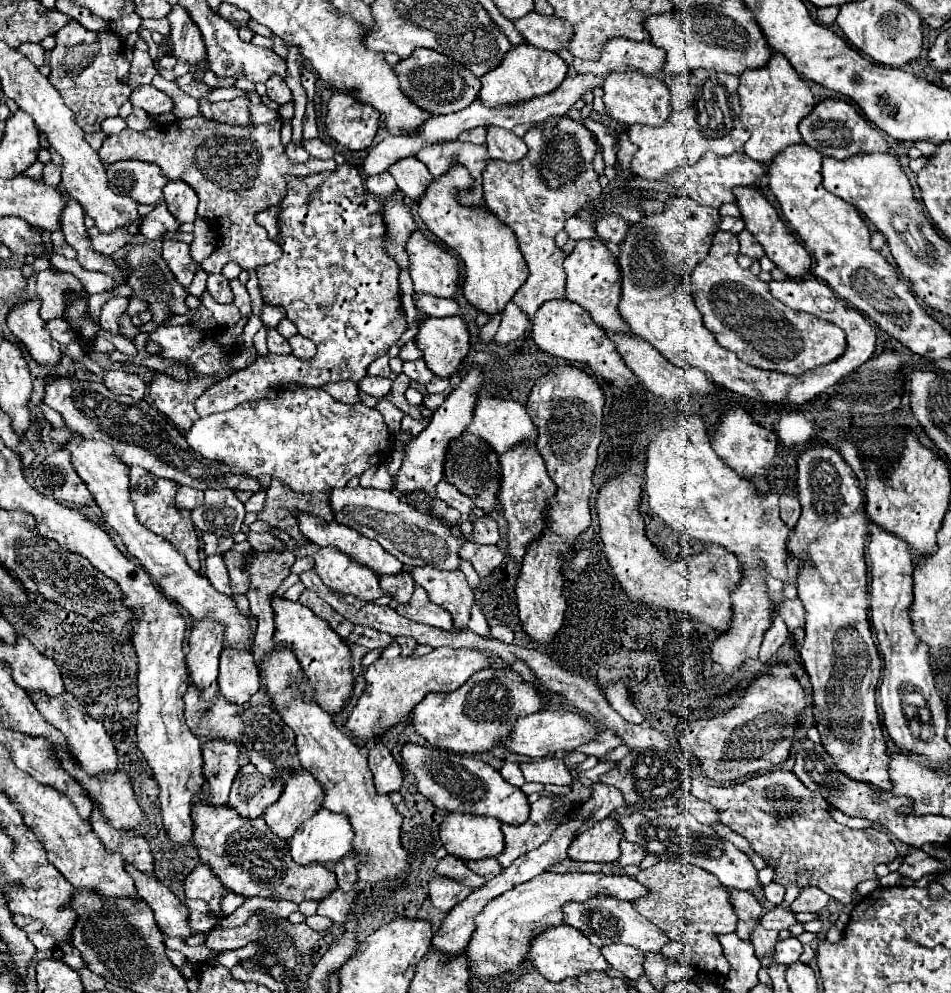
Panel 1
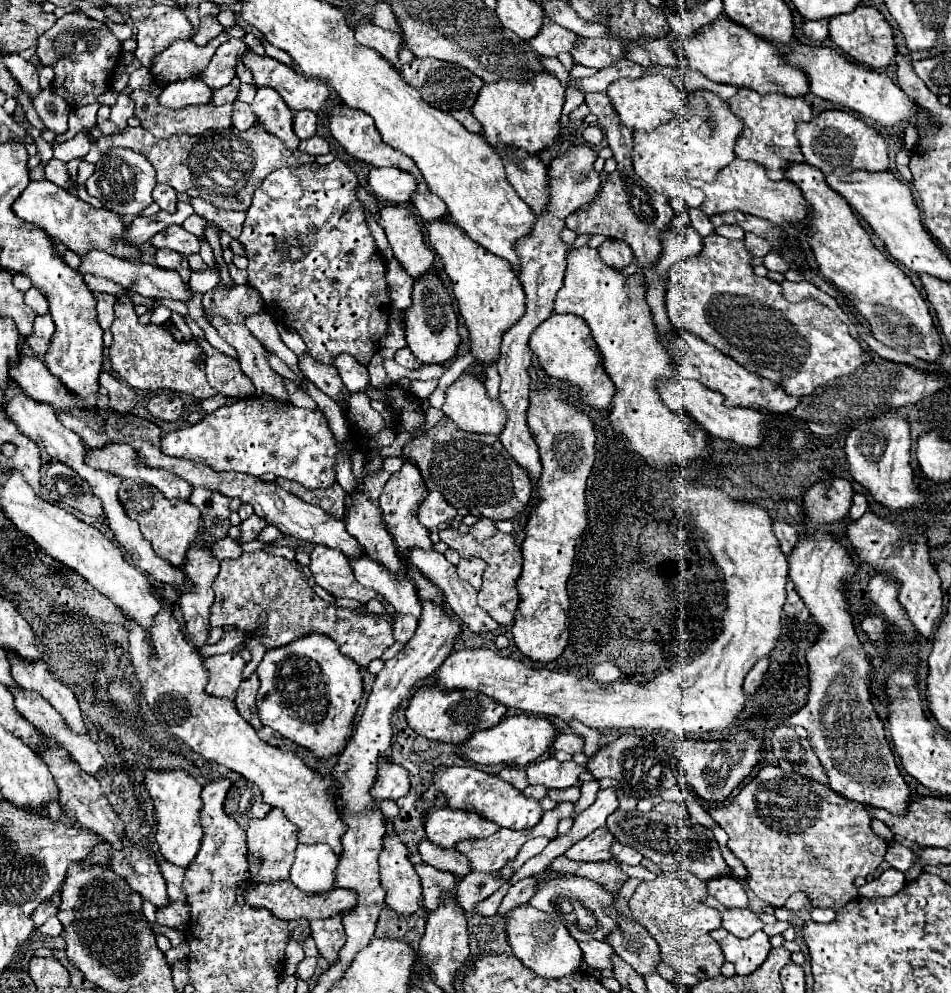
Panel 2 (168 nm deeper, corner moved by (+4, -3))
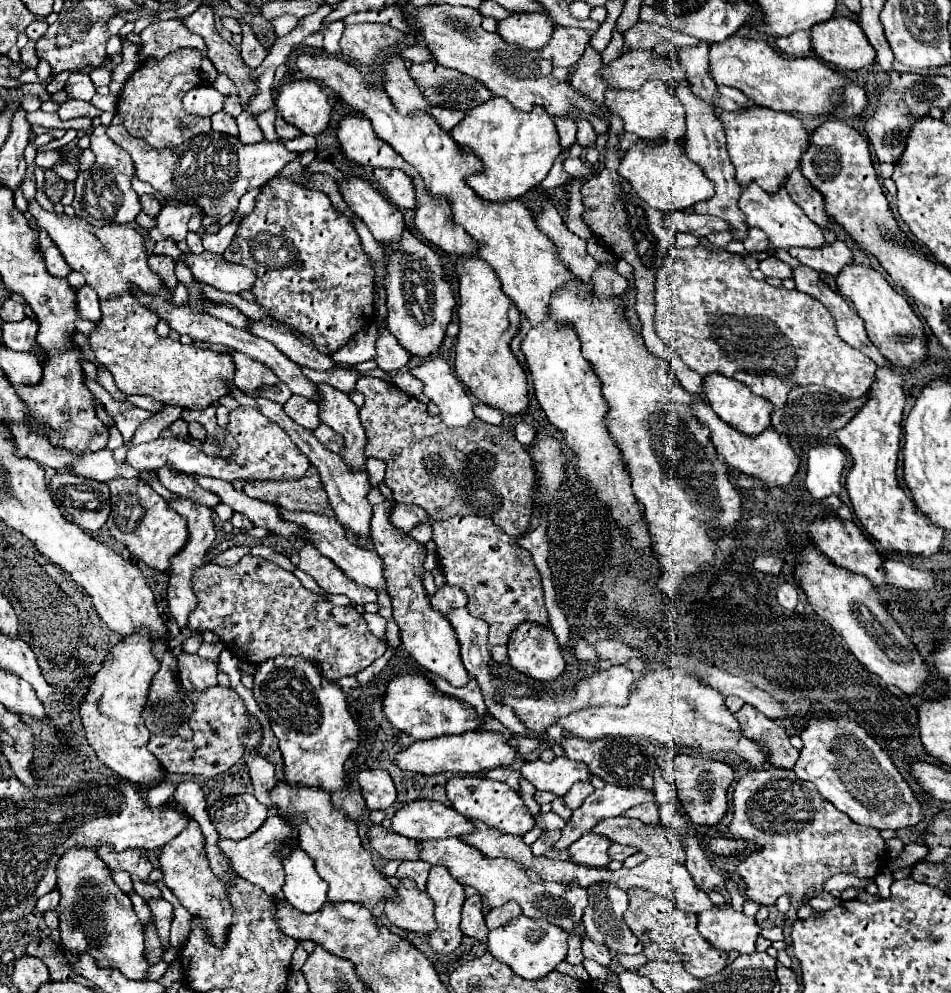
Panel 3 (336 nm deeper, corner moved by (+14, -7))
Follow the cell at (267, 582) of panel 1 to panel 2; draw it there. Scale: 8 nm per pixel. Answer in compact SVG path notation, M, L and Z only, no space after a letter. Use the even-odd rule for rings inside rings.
M254 672L250 678L242 680L240 688L238 688L238 696L234 700L240 716L252 724L256 730L262 726L260 720L258 720L258 712L256 712L256 692L260 688L260 680L258 680L258 674Z

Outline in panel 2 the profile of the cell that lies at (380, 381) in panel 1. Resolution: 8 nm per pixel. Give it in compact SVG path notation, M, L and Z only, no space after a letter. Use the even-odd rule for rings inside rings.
M348 354L338 356L336 362L334 362L334 366L336 366L338 374L342 376L342 382L344 382L344 386L346 386L348 392L360 392L362 388L368 386L370 378L368 378L366 366L358 364L352 356L348 356Z

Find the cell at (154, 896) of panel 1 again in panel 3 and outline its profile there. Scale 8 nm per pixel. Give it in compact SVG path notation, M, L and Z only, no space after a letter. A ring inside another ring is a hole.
M98 848L100 858L104 860L104 864L116 872L116 870L126 870L130 874L140 876L144 882L150 882L148 876L154 870L150 860L146 858L144 850L140 848L128 848L124 852L112 852L112 848Z

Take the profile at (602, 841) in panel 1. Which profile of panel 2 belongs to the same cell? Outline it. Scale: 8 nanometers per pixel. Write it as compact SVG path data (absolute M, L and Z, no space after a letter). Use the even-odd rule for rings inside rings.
M598 828L592 834L588 834L584 840L568 848L564 856L576 862L604 862L604 860L612 860L610 854L612 844L614 844L614 836L608 832L608 828Z

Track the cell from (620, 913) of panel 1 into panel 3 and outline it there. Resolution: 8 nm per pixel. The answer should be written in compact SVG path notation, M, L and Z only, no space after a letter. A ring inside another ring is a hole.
M444 838L432 842L418 842L420 860L436 866L442 864L450 870L450 874L460 880L464 886L474 886L480 896L488 900L492 908L498 908L506 902L518 902L528 918L542 918L554 926L564 928L566 932L574 932L582 922L584 906L588 904L588 896L584 888L570 888L568 892L558 882L544 882L536 876L536 872L504 858L486 858L480 850L464 844L460 838Z

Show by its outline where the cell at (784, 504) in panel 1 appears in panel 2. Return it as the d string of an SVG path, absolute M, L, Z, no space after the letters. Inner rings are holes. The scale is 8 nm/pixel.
M774 522L774 534L780 540L782 552L788 556L792 546L796 544L796 530L794 530L794 526L786 524L786 522Z

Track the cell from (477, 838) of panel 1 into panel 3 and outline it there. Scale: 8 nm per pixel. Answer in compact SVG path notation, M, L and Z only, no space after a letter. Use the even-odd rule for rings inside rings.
M414 800L404 804L392 818L392 830L412 840L438 840L462 836L474 826L454 808L432 800Z

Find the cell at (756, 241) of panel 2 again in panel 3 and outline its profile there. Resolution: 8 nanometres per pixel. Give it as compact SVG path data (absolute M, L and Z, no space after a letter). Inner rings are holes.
M750 228L748 238L744 240L744 246L750 252L764 252L768 248L768 236L764 236L764 232L760 228Z

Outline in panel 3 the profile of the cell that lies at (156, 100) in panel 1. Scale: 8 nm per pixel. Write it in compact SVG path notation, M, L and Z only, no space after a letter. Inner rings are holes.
M198 86L184 96L184 108L198 116L212 116L224 108L226 96L212 86Z

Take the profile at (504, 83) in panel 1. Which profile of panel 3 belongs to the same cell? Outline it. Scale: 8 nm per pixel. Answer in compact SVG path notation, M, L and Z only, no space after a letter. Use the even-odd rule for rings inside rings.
M492 98L470 110L466 118L452 128L450 136L462 152L474 154L482 162L482 170L470 174L466 184L486 202L508 202L528 194L546 178L560 154L556 126L548 112L540 106L532 112L514 110L504 98Z

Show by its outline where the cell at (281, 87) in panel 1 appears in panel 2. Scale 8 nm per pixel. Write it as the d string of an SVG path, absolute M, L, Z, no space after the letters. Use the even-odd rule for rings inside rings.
M258 88L254 102L250 104L252 112L258 116L258 122L272 134L276 134L286 148L296 150L300 140L294 134L294 114L286 108L286 102L274 88Z

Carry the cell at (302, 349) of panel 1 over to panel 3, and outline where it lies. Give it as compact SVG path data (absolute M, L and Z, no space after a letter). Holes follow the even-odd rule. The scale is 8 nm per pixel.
M318 384L320 392L320 420L330 426L334 432L342 434L344 438L344 460L352 464L356 470L366 470L366 434L364 426L358 418L358 406L348 398L348 394L328 386Z

